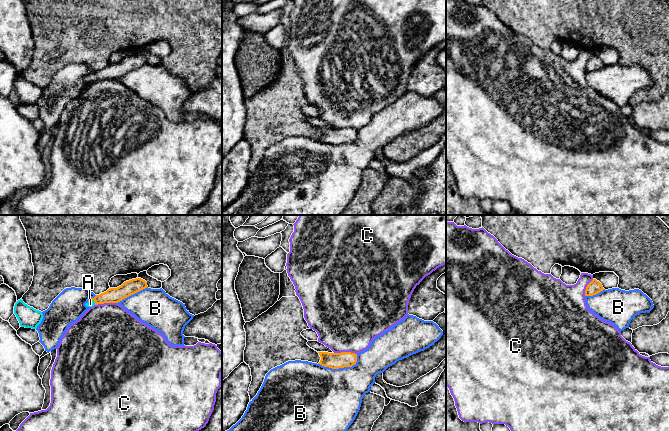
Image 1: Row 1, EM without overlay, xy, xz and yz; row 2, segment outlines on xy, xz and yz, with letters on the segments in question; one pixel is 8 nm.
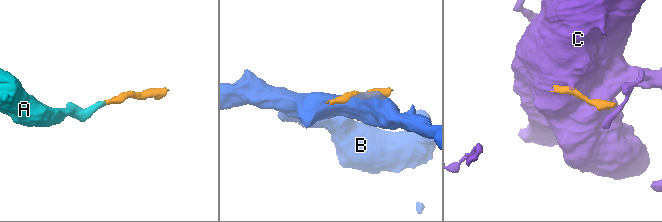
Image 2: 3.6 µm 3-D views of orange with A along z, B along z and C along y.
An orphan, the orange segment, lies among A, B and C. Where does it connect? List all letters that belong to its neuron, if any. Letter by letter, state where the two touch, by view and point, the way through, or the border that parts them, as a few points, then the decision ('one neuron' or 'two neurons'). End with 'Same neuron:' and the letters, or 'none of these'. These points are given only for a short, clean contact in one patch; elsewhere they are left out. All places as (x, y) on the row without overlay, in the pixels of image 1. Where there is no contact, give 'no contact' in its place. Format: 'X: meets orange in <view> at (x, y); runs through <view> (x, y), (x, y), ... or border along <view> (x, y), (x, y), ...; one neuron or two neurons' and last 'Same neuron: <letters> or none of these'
A: meets orange in xy at (93, 75); runs through xy (113, 71), (93, 75), (90, 80); one neuron
B: meets orange in xz at (341, 143); two neurons
C: meets orange in xz at (345, 128); border along xz (334, 128), (354, 128), (356, 130); two neurons
Same neuron: A

